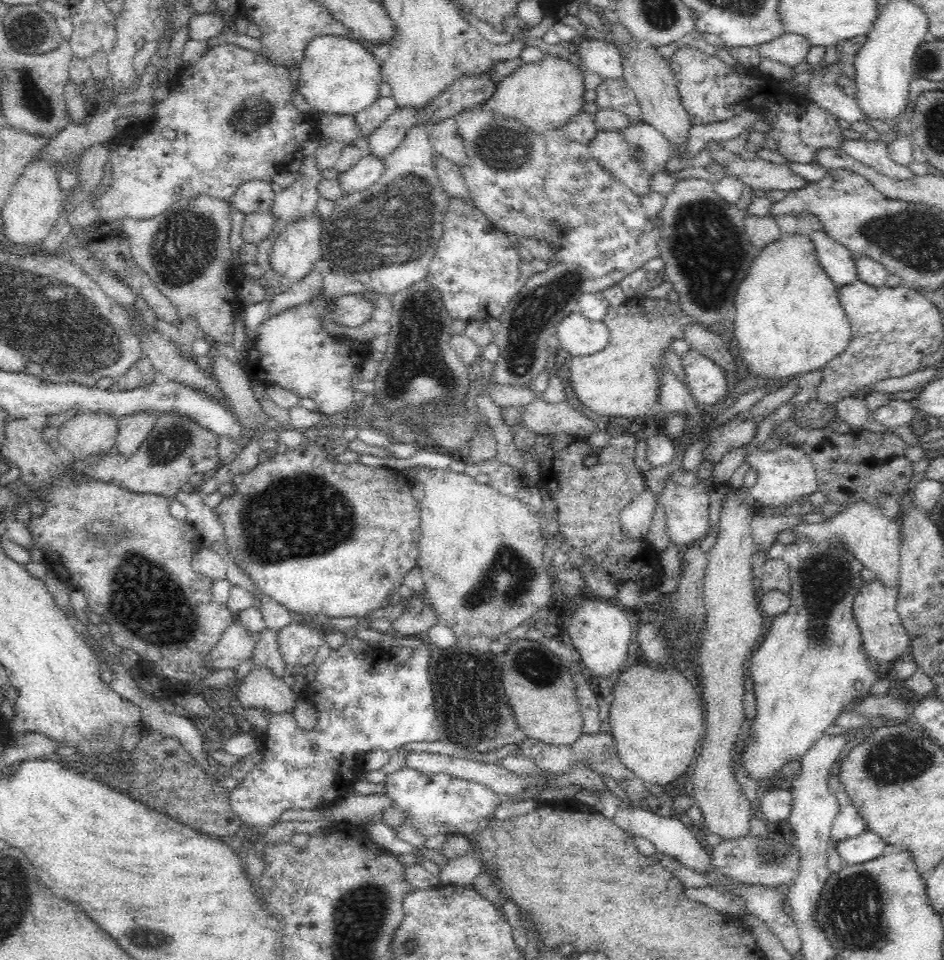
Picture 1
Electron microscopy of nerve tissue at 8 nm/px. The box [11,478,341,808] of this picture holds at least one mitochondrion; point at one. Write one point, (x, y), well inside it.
(145, 600)

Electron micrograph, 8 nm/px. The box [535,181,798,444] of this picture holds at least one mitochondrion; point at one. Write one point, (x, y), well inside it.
(708, 249)

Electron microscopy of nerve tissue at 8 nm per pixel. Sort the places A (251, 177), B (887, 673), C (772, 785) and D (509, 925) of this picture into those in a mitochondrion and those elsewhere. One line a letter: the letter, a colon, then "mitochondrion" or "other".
A: other
B: other
C: other
D: other

